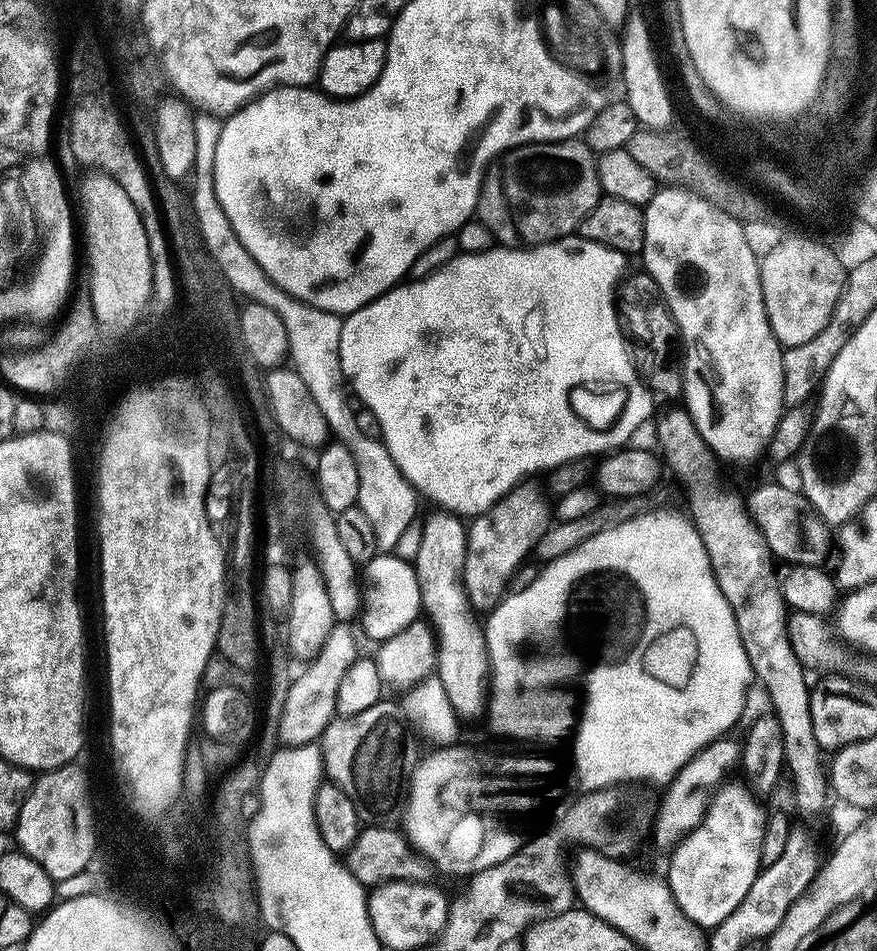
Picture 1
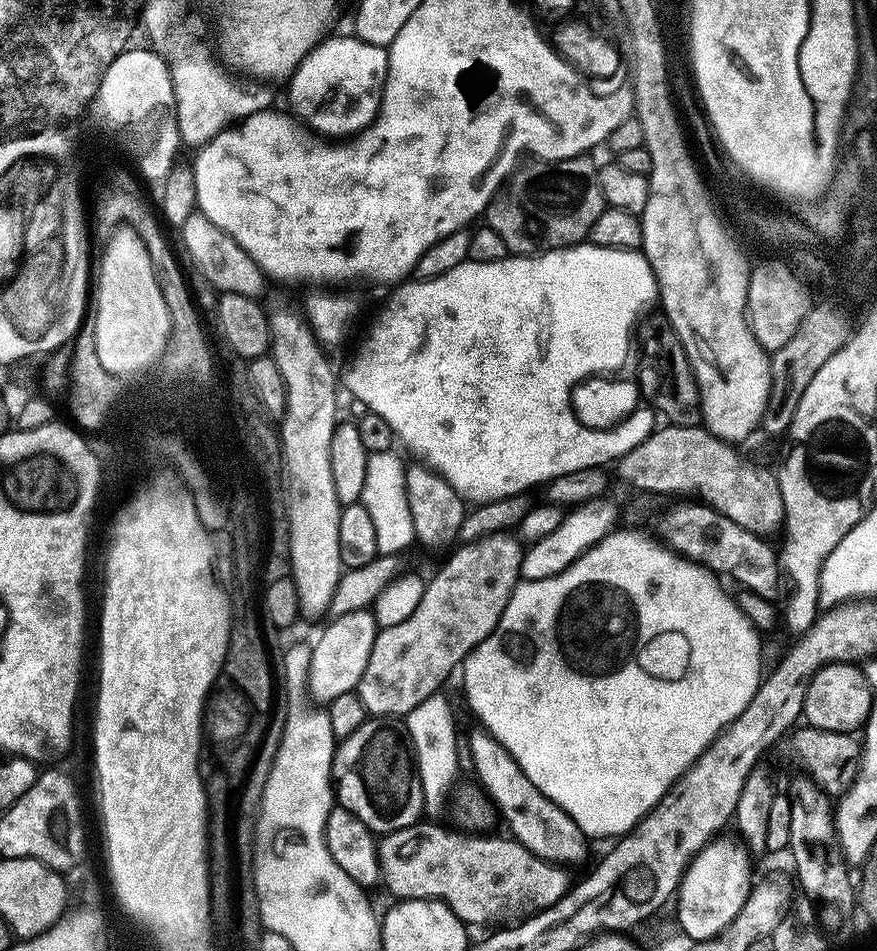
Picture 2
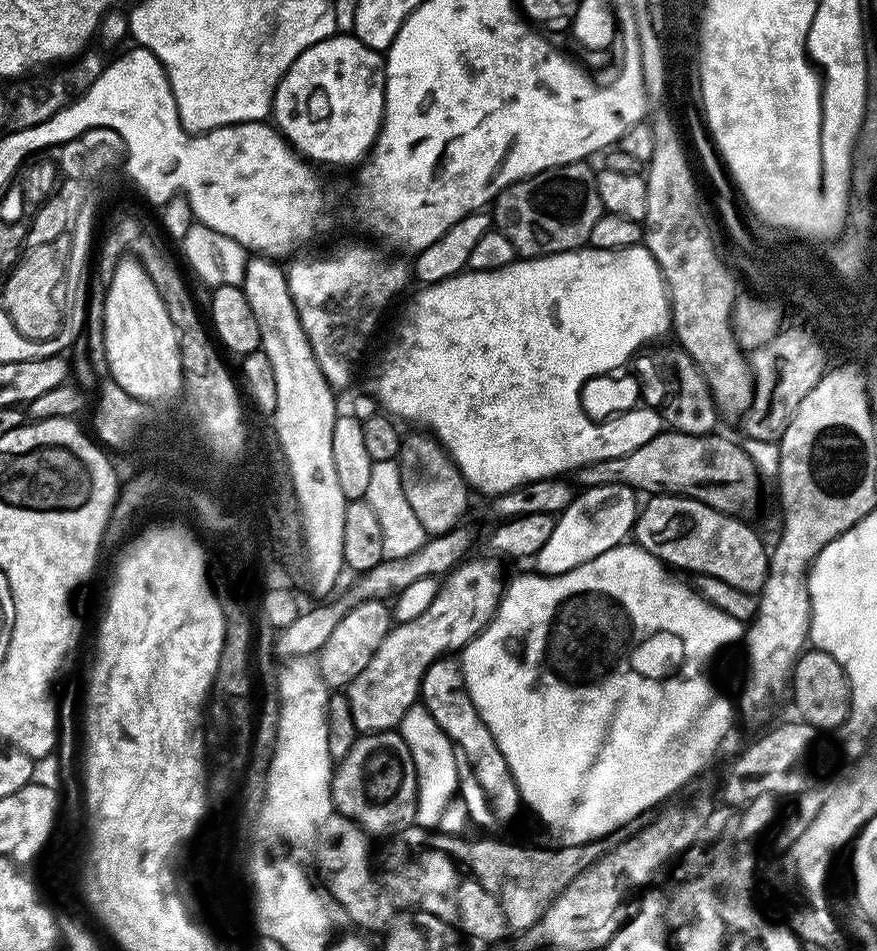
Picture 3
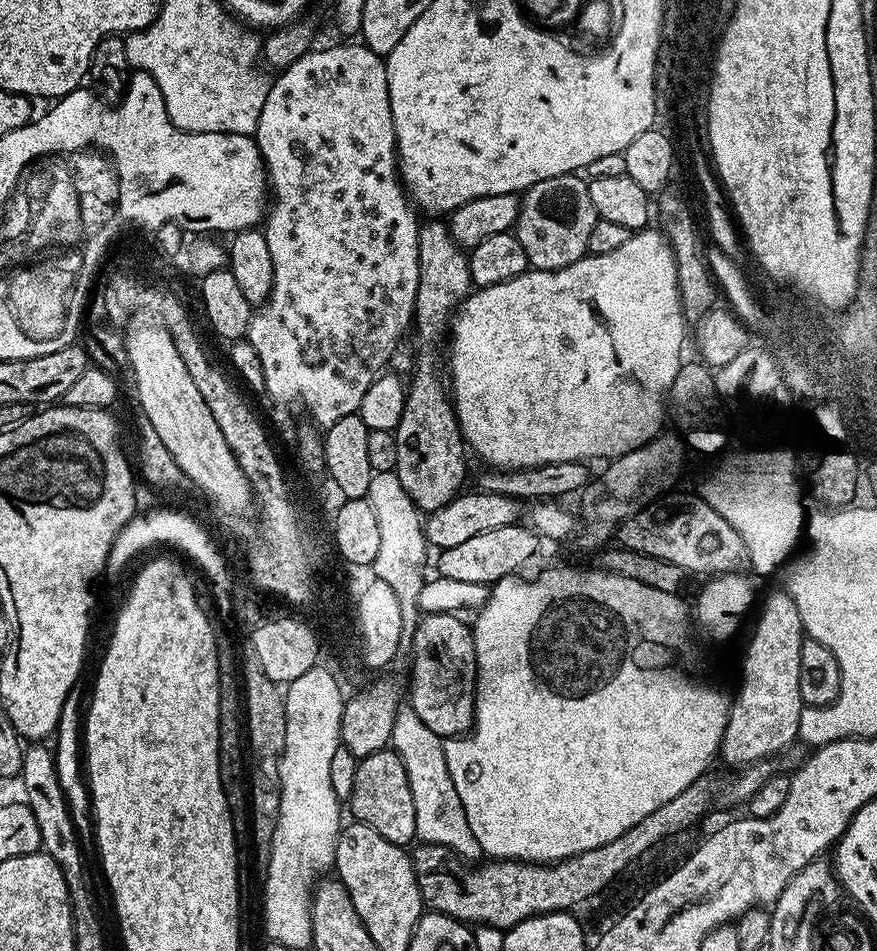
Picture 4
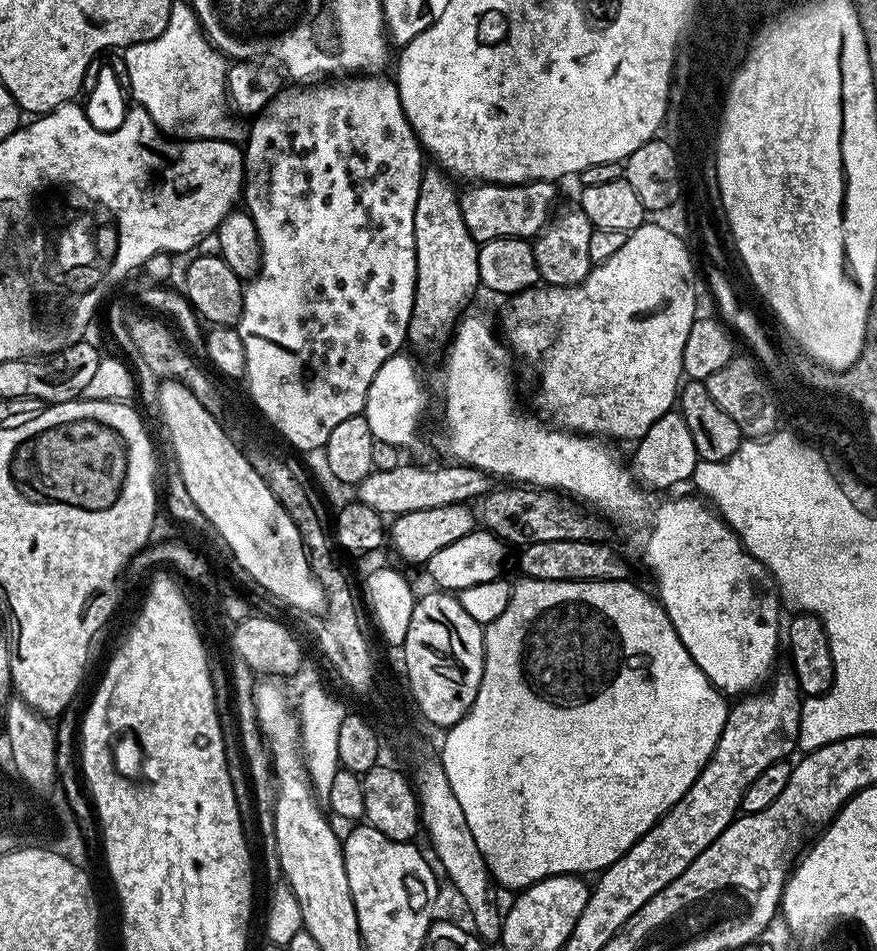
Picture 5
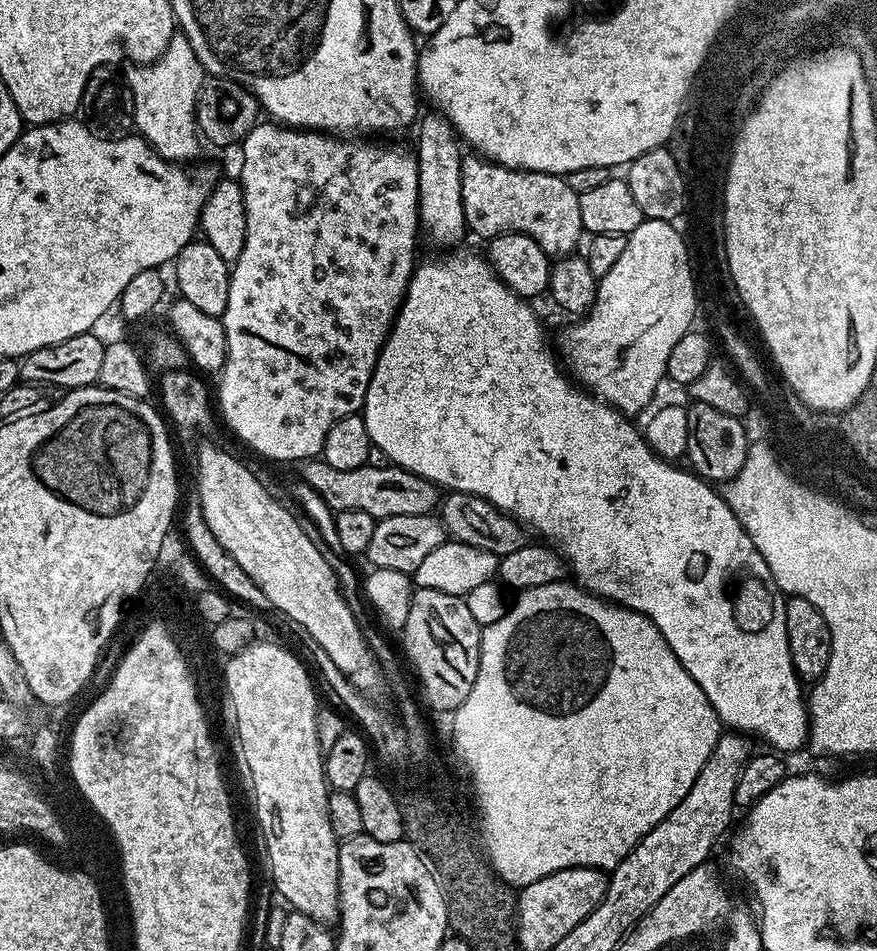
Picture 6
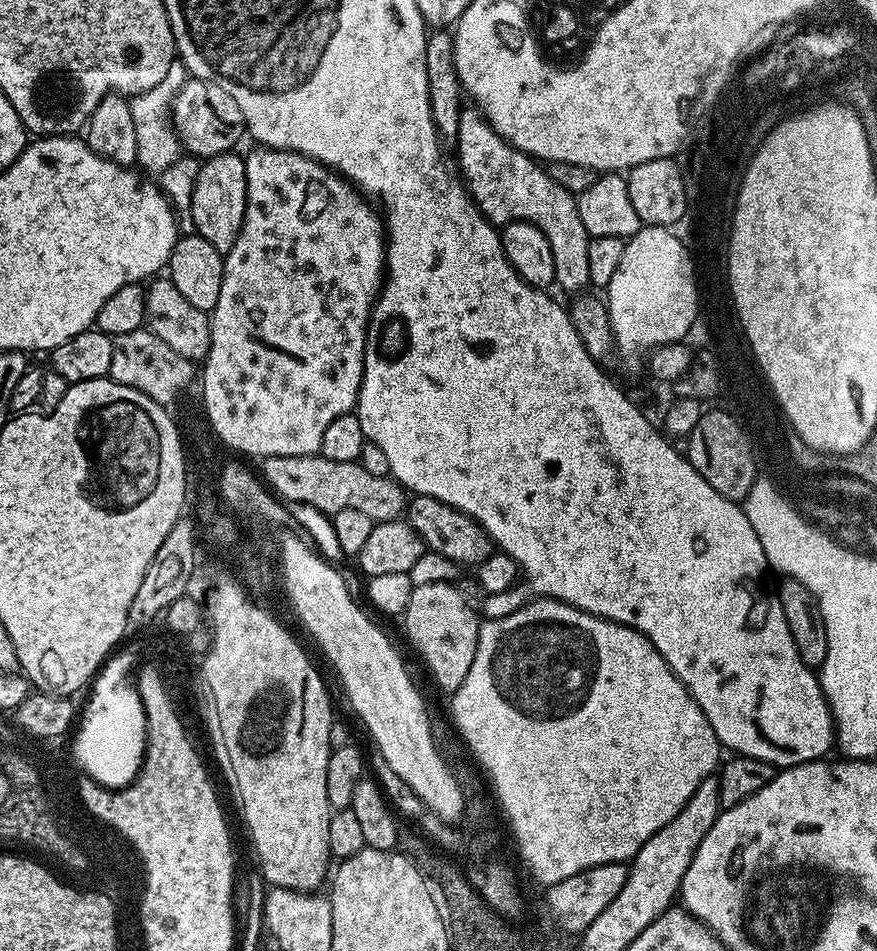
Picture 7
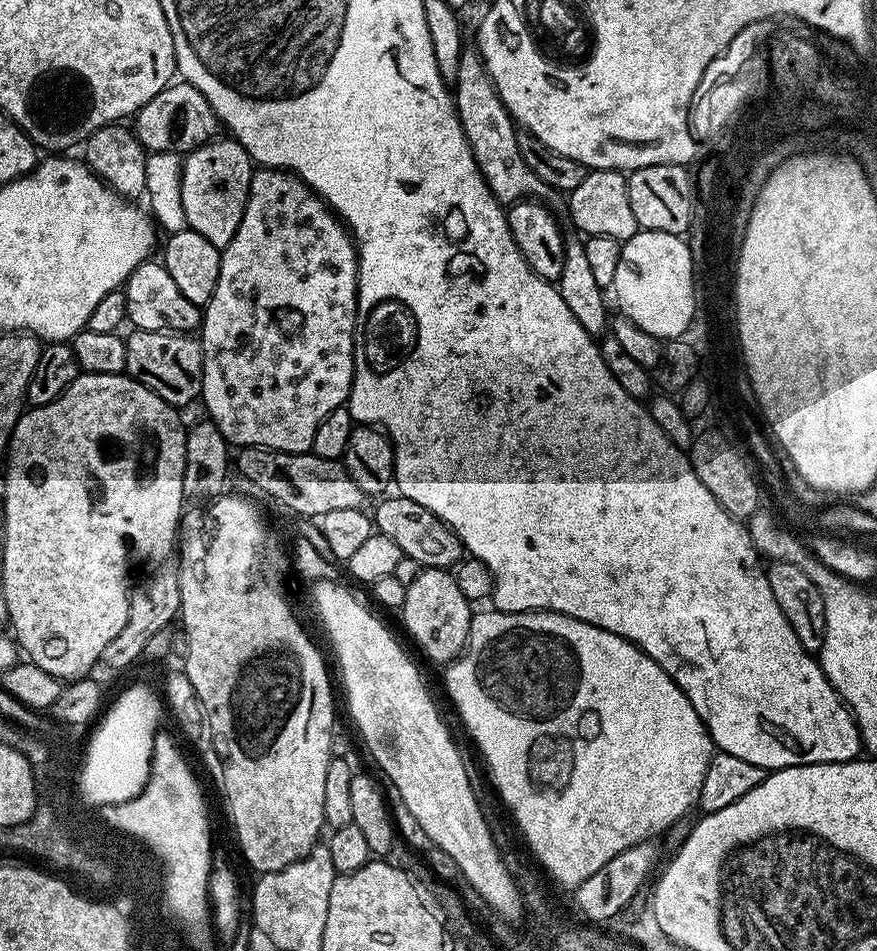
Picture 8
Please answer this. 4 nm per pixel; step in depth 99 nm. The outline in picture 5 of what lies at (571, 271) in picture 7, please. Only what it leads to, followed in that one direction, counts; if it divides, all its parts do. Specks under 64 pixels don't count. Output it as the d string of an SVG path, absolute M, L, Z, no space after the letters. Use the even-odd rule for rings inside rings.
M534 180L531 184L482 184L473 183L460 192L462 222L470 230L470 238L481 245L494 238L522 236L535 238L548 225L554 215L556 204L555 183L547 180Z

